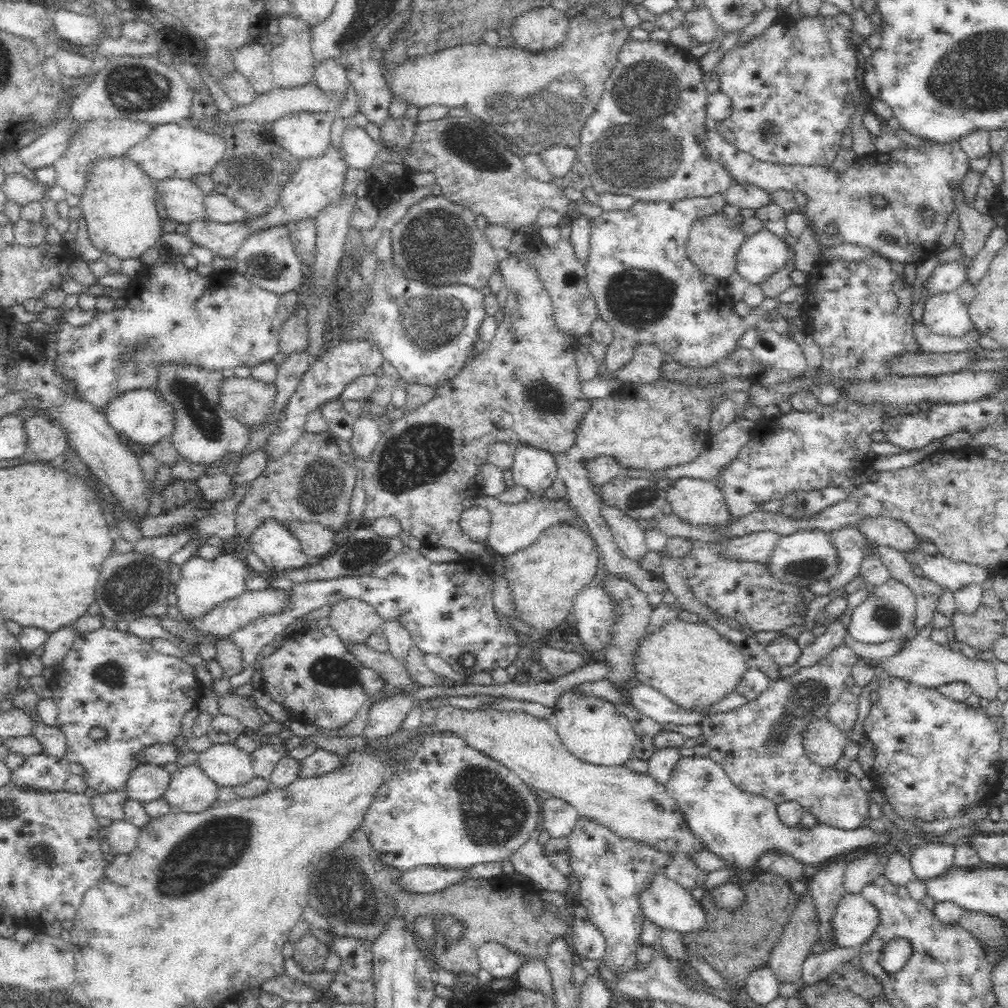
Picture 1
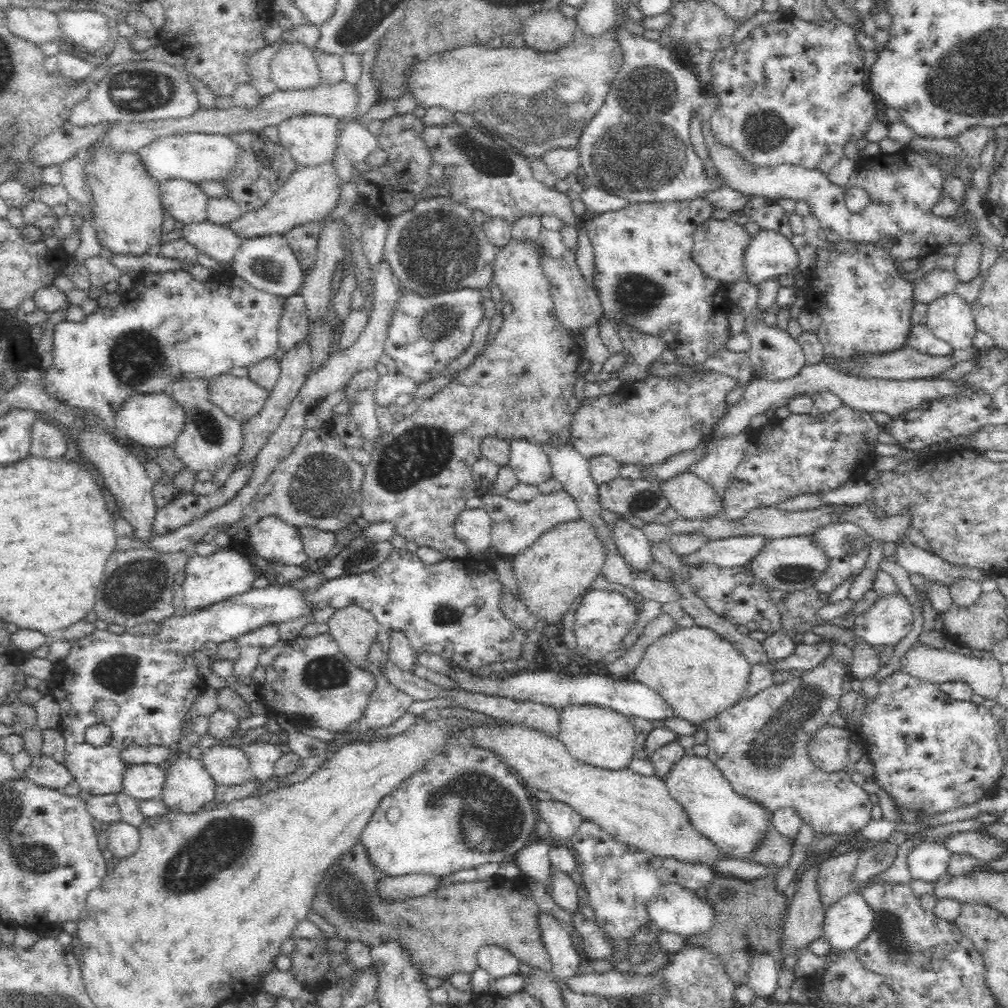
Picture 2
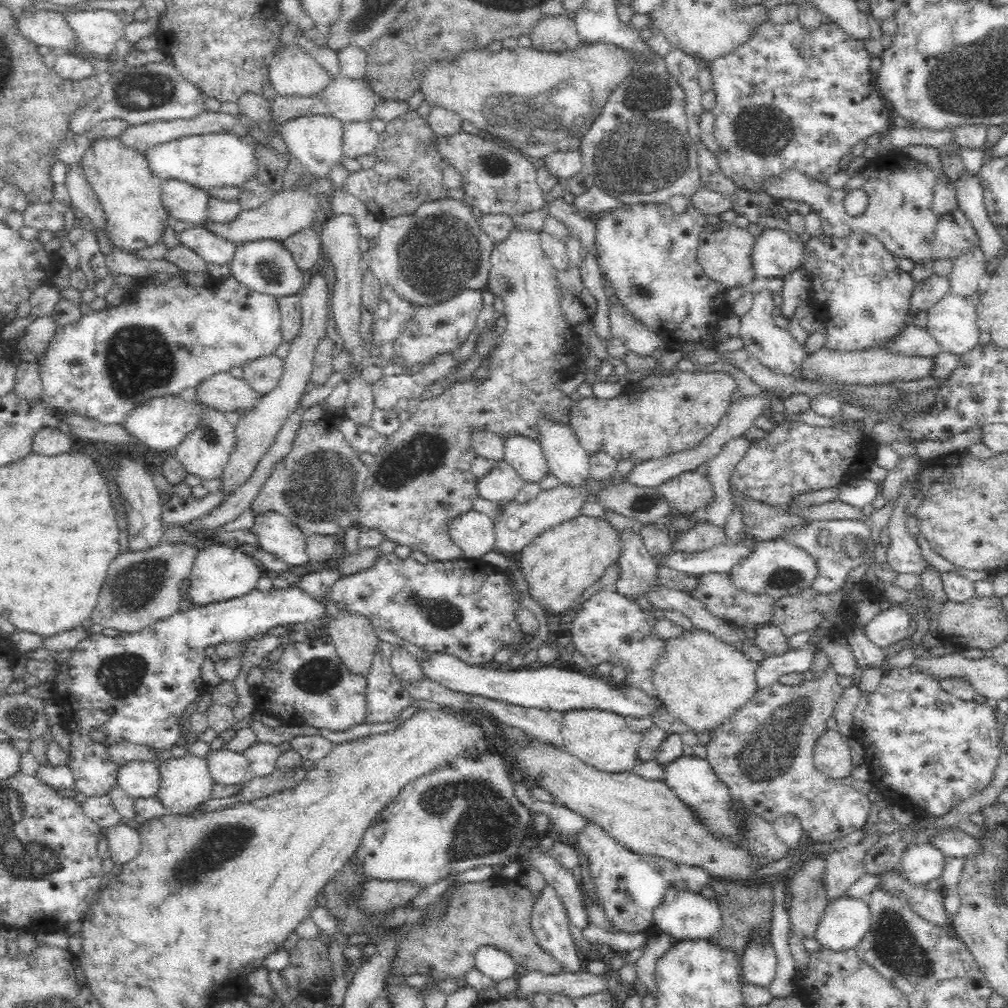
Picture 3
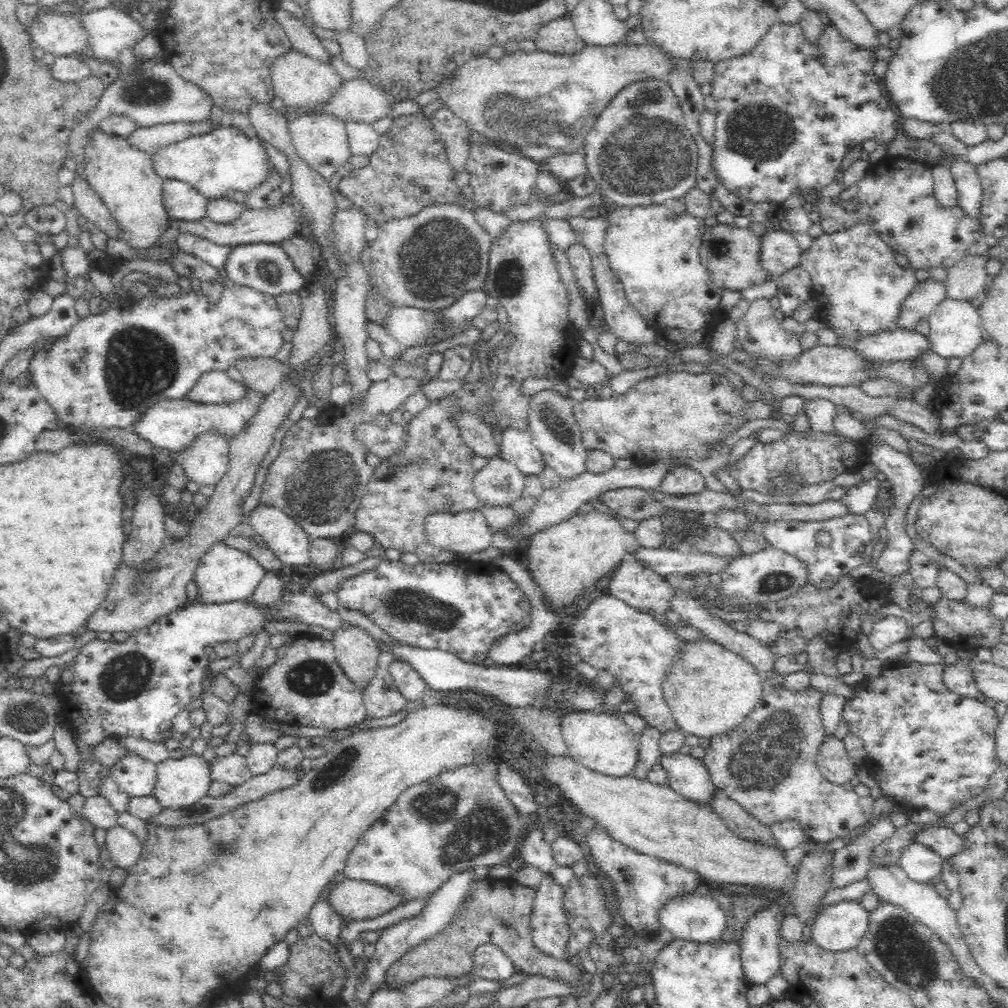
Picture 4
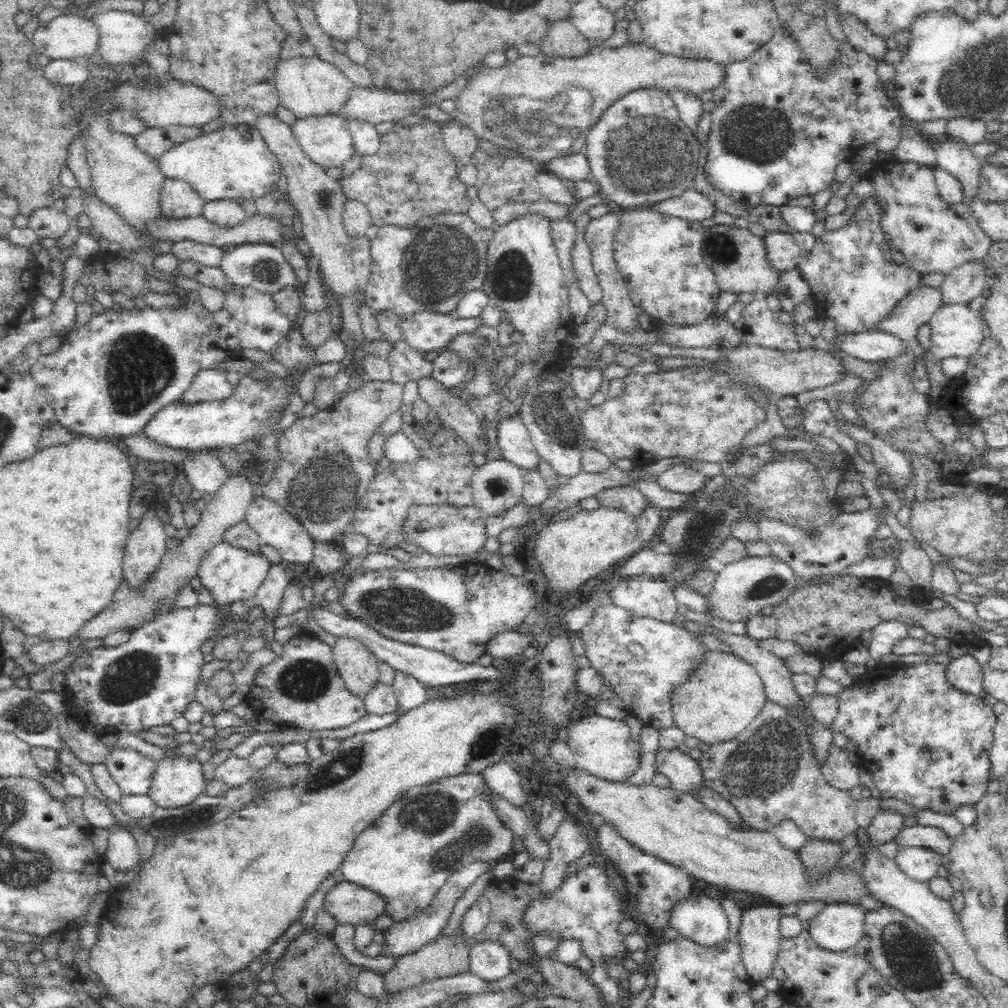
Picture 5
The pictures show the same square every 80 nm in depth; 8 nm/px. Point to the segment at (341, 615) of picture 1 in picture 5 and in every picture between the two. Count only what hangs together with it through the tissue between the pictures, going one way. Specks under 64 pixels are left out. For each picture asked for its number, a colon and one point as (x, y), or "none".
2: (354, 627)
3: (353, 633)
4: (356, 650)
5: (358, 666)

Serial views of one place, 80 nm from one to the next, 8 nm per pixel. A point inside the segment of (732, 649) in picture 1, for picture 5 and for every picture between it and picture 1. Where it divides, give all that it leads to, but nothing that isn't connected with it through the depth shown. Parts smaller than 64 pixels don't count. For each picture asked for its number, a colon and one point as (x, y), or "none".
2: (699, 673)
3: (701, 679)
4: (709, 689)
5: (720, 696)

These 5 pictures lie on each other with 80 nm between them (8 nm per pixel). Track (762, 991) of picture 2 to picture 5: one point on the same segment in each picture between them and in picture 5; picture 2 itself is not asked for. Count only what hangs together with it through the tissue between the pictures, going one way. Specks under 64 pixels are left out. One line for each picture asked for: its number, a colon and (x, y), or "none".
3: (759, 964)
4: (760, 958)
5: (759, 936)

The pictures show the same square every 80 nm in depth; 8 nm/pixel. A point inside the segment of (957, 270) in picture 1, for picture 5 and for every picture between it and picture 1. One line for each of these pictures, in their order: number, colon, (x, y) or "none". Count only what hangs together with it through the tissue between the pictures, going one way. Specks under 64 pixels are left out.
2: (939, 282)
3: (928, 292)
4: (927, 295)
5: (917, 308)

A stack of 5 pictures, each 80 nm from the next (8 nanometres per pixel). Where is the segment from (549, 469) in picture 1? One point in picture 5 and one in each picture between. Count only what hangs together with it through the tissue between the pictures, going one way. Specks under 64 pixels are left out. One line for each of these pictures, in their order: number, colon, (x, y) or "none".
2: (531, 464)
3: (526, 456)
4: (516, 446)
5: (514, 440)

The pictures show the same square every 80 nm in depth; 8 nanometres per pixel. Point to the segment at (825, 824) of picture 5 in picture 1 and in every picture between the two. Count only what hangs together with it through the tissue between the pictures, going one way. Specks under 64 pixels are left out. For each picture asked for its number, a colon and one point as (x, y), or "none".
1: (759, 745)
2: (759, 744)
3: (763, 752)
4: (767, 764)

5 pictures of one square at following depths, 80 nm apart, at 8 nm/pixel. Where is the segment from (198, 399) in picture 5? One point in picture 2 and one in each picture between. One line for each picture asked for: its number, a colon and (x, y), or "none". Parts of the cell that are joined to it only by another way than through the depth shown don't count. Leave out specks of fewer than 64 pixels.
2: (241, 398)
3: (231, 395)
4: (217, 387)

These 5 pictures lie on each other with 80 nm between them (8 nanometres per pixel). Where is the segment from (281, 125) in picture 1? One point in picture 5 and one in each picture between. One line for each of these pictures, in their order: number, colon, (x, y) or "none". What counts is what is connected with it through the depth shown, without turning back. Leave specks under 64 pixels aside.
2: (310, 139)
3: (314, 141)
4: (319, 139)
5: (325, 140)

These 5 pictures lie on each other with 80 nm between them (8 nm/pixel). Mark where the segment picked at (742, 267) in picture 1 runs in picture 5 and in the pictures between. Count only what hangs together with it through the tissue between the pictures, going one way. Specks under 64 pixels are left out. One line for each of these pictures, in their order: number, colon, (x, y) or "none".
2: (769, 254)
3: (775, 254)
4: (779, 253)
5: (782, 252)

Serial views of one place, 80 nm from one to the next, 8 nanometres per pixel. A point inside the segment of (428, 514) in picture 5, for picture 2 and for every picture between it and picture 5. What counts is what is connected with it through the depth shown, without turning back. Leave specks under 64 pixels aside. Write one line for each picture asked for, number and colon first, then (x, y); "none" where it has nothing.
2: (473, 525)
3: (473, 531)
4: (468, 532)

